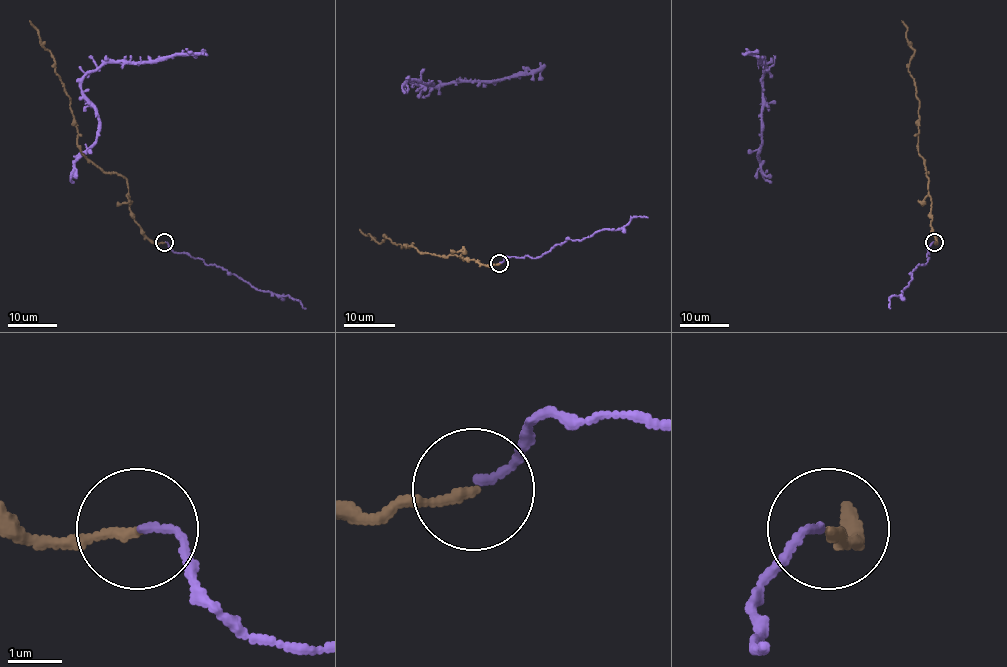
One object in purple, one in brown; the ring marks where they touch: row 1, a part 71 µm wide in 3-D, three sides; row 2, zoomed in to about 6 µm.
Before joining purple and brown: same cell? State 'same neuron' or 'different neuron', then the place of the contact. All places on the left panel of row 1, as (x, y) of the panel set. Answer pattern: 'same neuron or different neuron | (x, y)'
same neuron | (164, 242)

